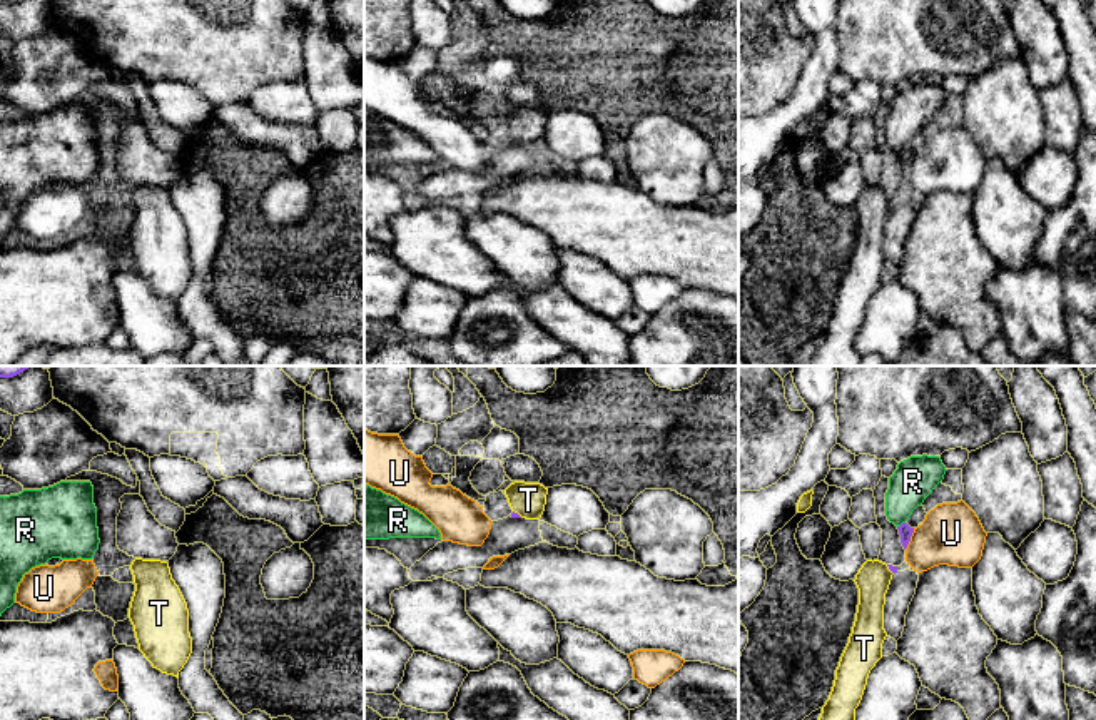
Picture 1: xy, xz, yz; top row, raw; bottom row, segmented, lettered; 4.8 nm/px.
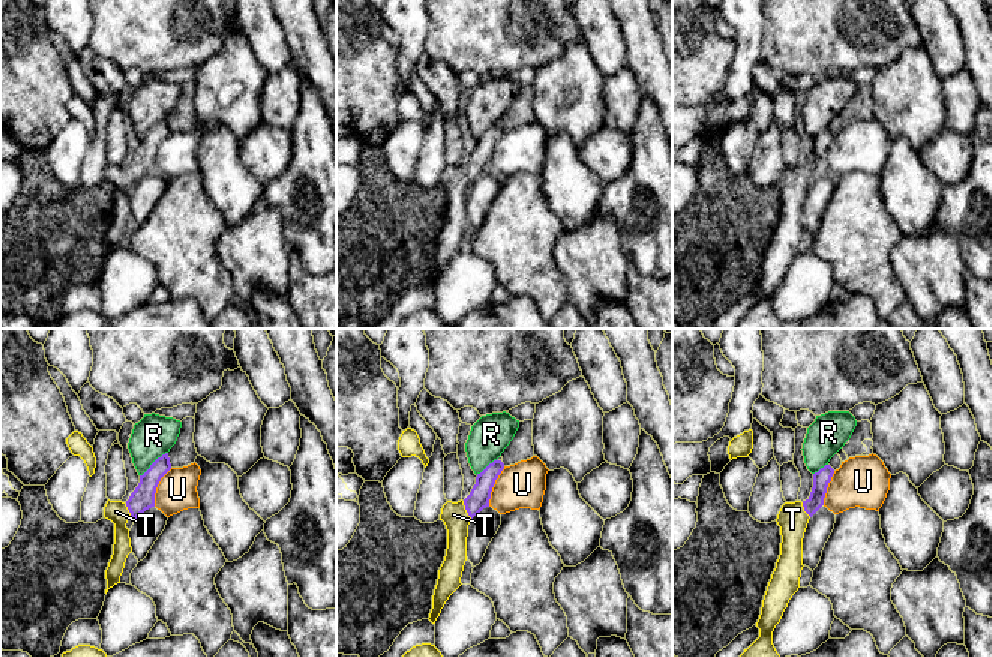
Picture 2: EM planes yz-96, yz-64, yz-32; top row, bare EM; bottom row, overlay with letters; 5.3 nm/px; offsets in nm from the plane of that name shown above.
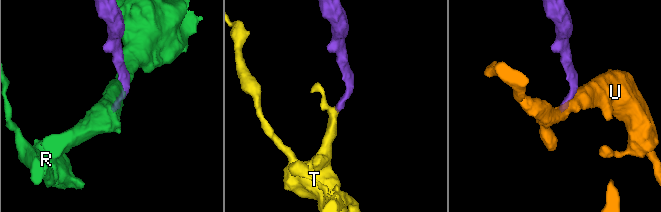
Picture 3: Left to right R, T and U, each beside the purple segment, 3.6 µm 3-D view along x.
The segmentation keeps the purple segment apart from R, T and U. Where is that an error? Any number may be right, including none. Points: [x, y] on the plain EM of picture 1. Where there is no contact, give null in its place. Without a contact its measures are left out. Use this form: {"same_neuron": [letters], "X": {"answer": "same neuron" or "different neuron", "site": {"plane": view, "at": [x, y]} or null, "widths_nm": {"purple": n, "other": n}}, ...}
{"same_neuron": ["T"], "R": {"answer": "different neuron", "site": {"plane": "yz", "at": [903, 149]}, "widths_nm": {"purple": 70, "other": 200}}, "T": {"answer": "same neuron", "site": {"plane": "xz", "at": [517, 139]}, "widths_nm": {"purple": 30, "other": 170}}, "U": {"answer": "different neuron", "site": {"plane": "yz", "at": [909, 164]}, "widths_nm": {"purple": 70, "other": 300}}}

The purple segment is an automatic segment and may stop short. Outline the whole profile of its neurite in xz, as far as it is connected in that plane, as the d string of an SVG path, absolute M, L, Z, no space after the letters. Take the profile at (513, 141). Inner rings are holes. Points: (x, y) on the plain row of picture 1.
M515 107L505 115L505 120L513 135L511 144L540 145L545 137L548 114L540 109Z

